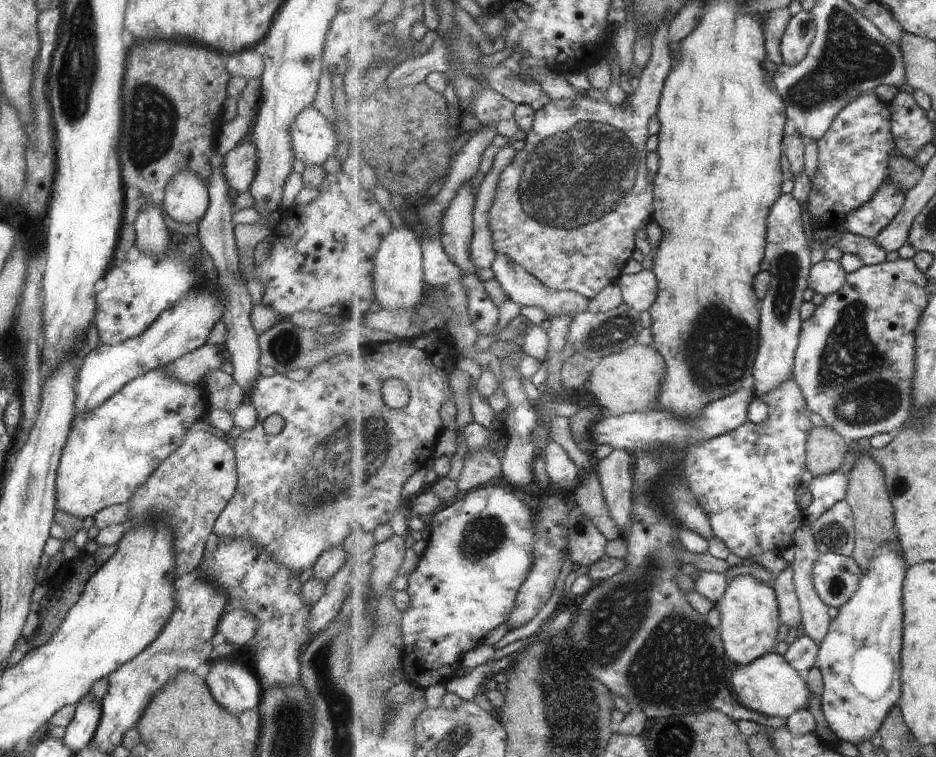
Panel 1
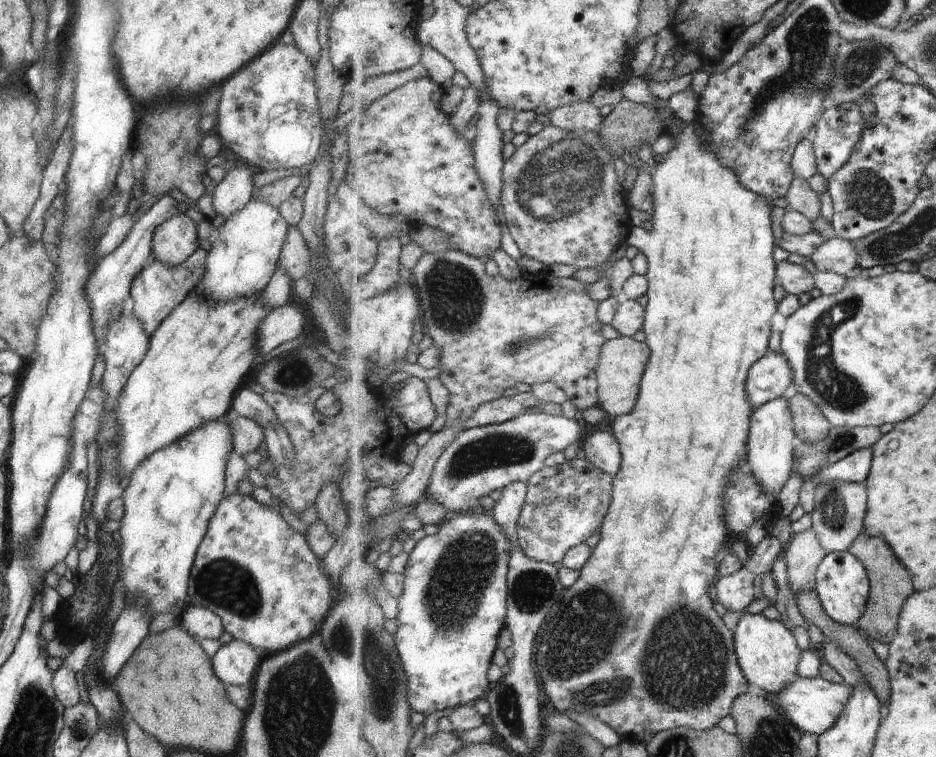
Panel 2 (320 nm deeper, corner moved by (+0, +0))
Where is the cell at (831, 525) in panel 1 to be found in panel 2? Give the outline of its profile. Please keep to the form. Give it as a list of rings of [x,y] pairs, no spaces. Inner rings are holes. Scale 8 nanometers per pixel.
[[[819,483],[815,486],[815,506],[811,511],[812,527],[820,543],[829,553],[849,551],[864,532],[864,520],[868,511],[868,492],[865,483]]]

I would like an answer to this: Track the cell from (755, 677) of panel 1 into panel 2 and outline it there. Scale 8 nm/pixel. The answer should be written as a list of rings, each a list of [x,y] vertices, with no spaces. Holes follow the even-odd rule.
[[[798,676],[798,679],[787,685],[777,696],[779,705],[784,708],[784,715],[800,731],[813,733],[821,736],[834,727],[842,712],[846,710],[847,703],[854,694],[854,690],[846,683],[836,683],[819,676],[817,678],[806,679]]]

